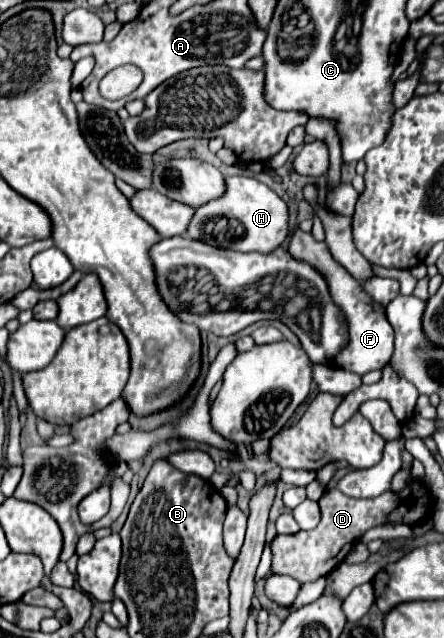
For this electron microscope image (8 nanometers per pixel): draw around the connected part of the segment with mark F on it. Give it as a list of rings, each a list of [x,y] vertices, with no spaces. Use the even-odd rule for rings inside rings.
[[[297,229],[291,237],[289,253],[299,261],[309,263],[315,271],[319,271],[325,277],[333,303],[341,309],[341,313],[347,319],[349,343],[333,357],[333,361],[331,361],[333,367],[353,371],[357,375],[365,375],[373,369],[383,369],[393,353],[393,327],[389,325],[385,313],[381,313],[381,309],[377,309],[377,305],[373,305],[373,301],[369,301],[369,297],[365,297],[365,293],[361,293],[361,287],[351,277],[351,273],[341,263],[337,263],[333,259],[333,255],[329,253],[327,245],[317,243],[311,233],[303,233],[301,229]]]

